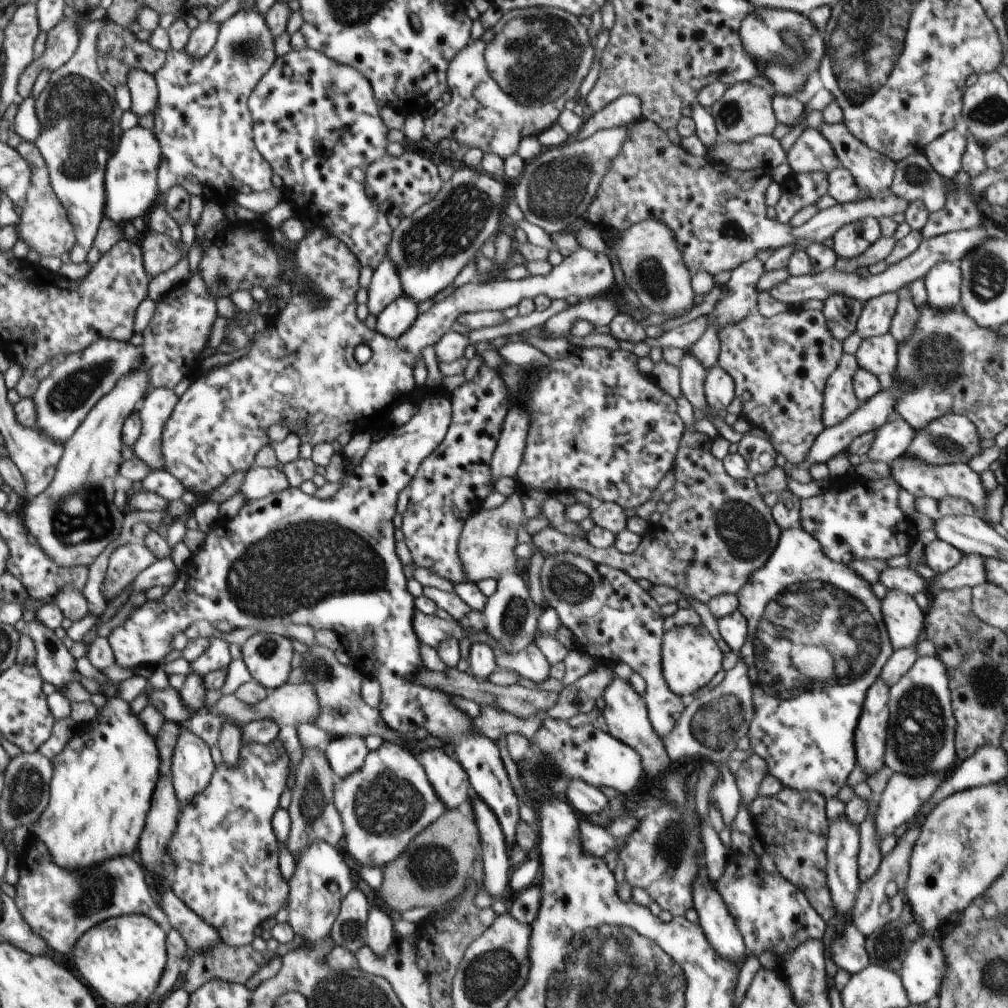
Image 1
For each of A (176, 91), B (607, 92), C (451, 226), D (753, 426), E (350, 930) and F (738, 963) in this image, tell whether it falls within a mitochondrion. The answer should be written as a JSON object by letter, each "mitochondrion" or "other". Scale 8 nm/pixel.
{"A":"other","B":"other","C":"mitochondrion","D":"other","E":"mitochondrion","F":"other"}

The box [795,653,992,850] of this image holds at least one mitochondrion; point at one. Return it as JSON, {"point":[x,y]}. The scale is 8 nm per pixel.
{"point":[918,731]}

